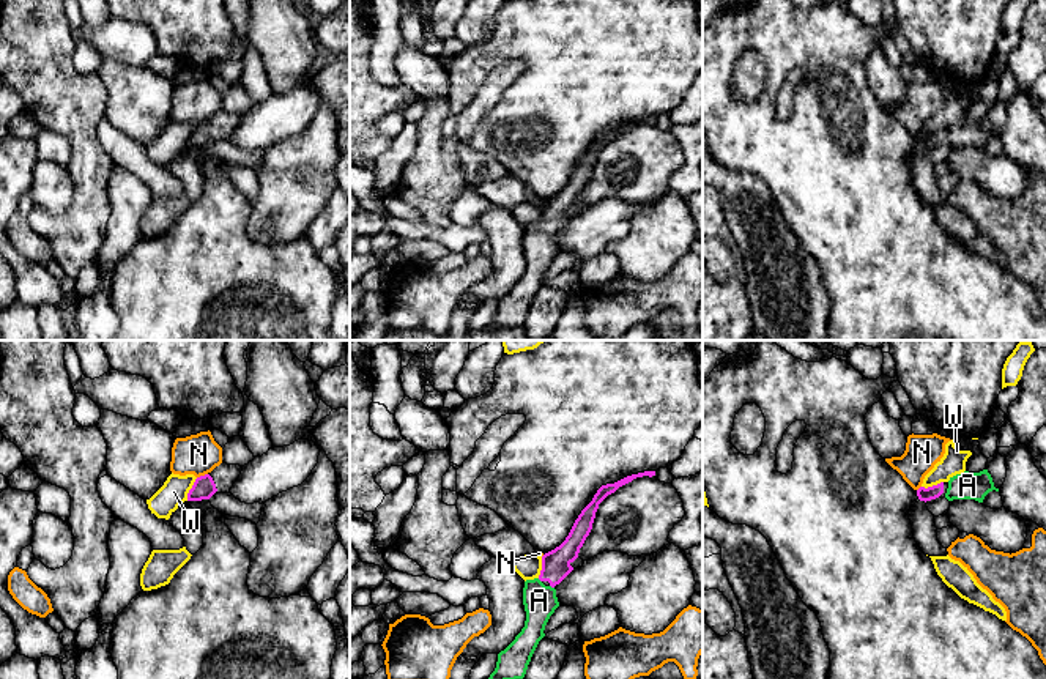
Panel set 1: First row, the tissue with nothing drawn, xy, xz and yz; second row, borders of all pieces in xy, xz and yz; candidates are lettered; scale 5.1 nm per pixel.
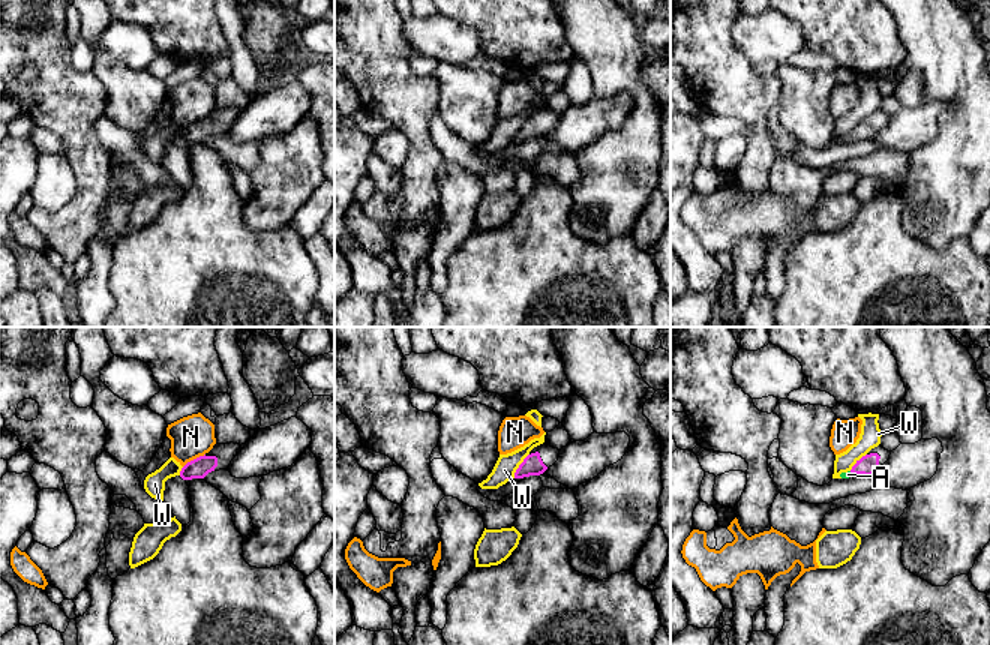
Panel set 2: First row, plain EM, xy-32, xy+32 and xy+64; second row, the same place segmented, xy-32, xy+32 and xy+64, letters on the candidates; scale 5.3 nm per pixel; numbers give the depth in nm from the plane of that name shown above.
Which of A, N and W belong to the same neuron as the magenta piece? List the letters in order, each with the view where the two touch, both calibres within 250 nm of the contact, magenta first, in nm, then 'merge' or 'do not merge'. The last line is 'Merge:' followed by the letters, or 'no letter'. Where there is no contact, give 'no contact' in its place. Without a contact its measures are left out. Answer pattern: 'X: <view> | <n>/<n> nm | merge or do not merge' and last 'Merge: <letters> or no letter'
A: xz | 140/170 nm | merge
N: xy | 120/220 nm | do not merge
W: xy | 120/140 nm | do not merge
Merge: A

